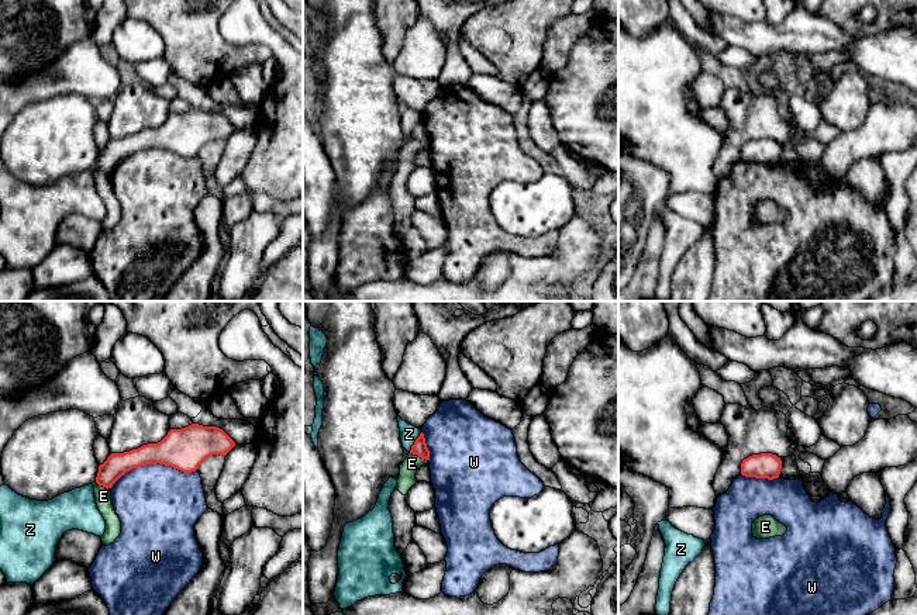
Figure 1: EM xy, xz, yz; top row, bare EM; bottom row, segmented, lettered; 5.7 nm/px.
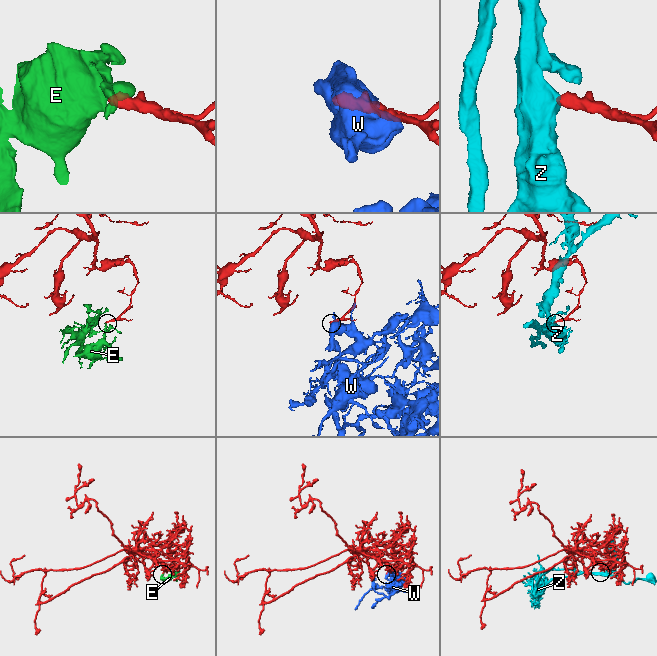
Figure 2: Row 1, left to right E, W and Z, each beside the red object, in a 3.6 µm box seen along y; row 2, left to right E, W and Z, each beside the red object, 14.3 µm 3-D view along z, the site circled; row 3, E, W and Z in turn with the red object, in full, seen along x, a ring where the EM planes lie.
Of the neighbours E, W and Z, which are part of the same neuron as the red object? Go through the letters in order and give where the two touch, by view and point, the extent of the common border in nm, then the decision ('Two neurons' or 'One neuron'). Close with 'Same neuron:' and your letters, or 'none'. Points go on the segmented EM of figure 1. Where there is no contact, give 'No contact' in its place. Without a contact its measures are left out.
E: Touches red at xz (419, 456). Shared border 120 nm. Two neurons
W: Touches red at xy (152, 463). Shared border 500 nm. Two neurons
Z: Touches red at xz (414, 442). Shared border 130 nm. Two neurons
Same neuron: none

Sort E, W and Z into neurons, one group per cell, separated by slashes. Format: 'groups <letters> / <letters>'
groups E / W / Z

